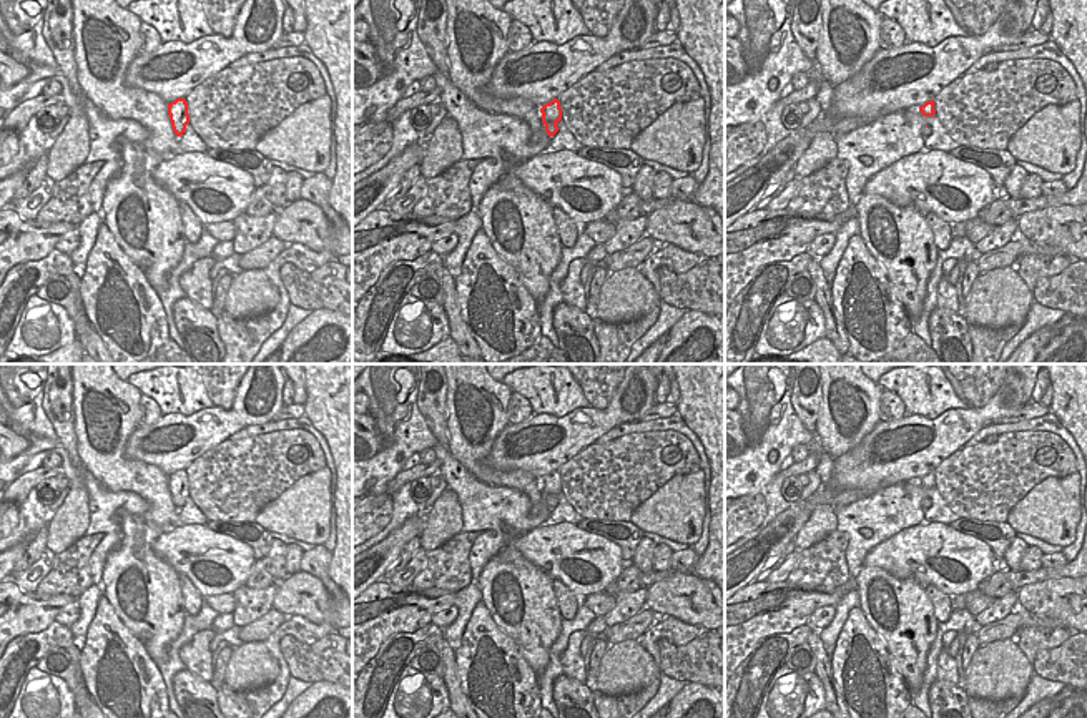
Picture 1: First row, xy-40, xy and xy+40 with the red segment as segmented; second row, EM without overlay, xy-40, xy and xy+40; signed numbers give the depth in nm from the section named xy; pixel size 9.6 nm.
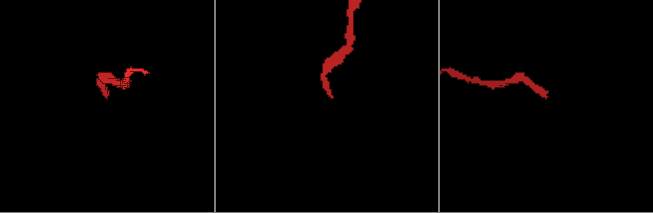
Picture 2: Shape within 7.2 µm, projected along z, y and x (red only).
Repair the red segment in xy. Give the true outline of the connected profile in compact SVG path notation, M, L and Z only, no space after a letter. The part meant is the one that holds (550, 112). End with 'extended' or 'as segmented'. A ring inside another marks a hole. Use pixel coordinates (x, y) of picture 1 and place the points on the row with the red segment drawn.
M557 98L550 100L548 103L542 105L540 113L547 135L553 136L558 131L557 123L562 120L560 101Z; as segmented

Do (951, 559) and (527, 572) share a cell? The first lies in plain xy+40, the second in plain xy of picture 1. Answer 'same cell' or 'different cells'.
different cells

